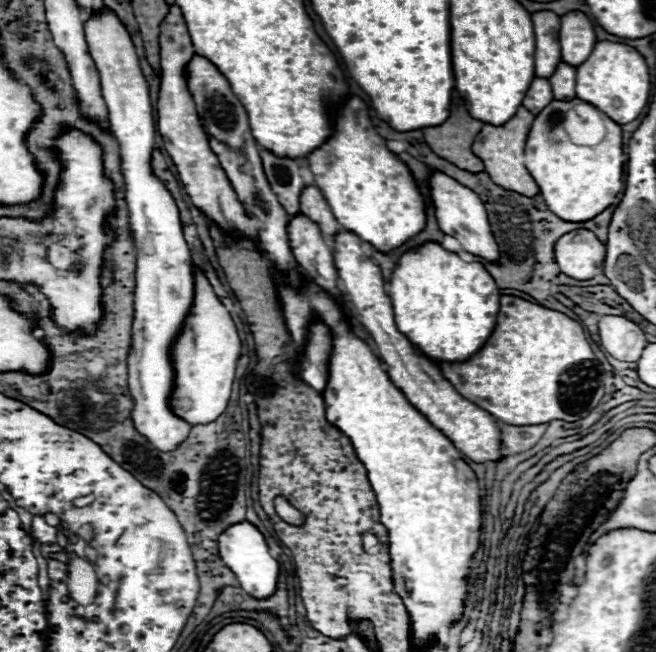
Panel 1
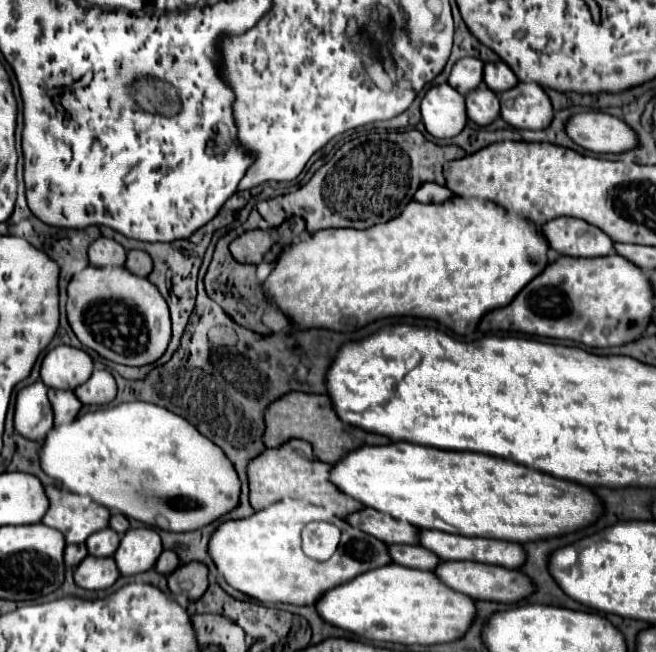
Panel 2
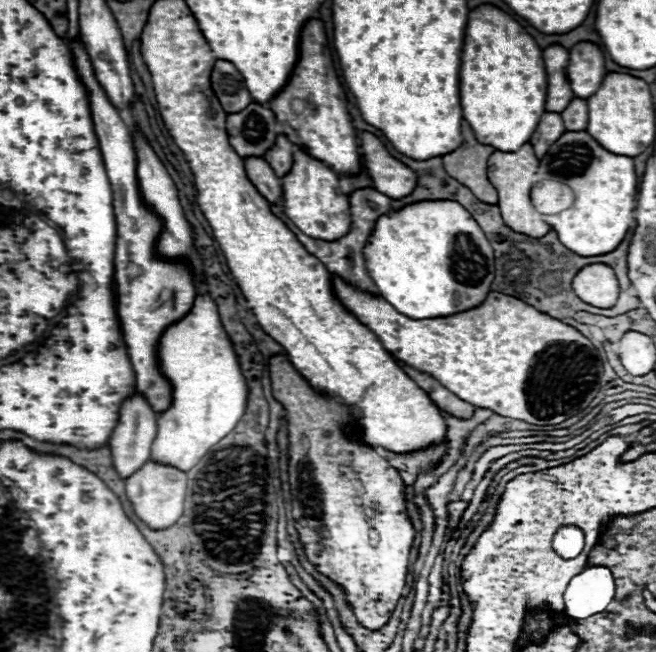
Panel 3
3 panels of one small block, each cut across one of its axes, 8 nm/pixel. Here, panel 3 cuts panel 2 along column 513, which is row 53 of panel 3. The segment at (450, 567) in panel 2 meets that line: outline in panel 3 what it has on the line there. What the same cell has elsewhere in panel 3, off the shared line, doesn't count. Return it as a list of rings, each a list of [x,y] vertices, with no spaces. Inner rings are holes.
[[[578,42],[570,48],[570,60],[566,66],[566,76],[572,86],[572,92],[578,98],[592,96],[602,78],[606,76],[604,54],[592,42]]]

